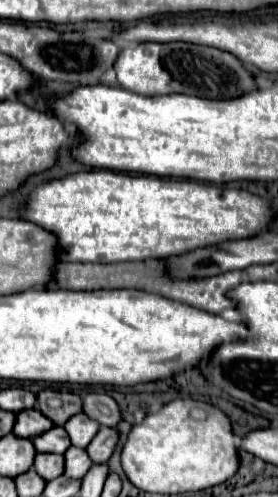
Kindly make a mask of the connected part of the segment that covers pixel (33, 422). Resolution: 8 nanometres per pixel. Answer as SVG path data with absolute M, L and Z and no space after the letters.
M25 409L21 413L17 413L17 419L15 419L15 427L13 427L13 433L17 437L37 437L45 431L49 431L53 427L53 423L41 415L41 411L37 409Z

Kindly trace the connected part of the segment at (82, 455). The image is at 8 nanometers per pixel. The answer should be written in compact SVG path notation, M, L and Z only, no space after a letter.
M69 447L65 451L65 477L69 479L81 479L89 469L91 469L91 459L85 449L79 447Z

